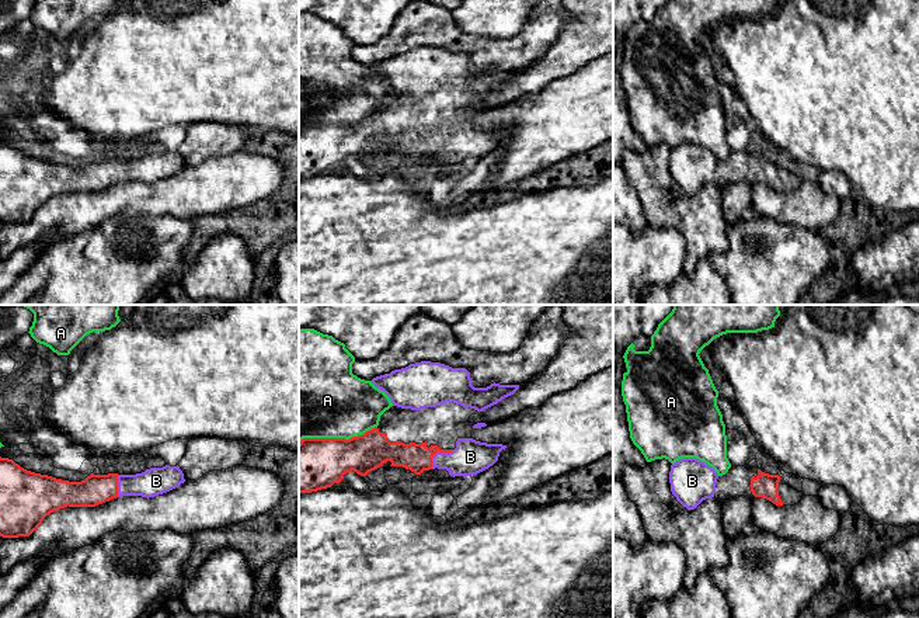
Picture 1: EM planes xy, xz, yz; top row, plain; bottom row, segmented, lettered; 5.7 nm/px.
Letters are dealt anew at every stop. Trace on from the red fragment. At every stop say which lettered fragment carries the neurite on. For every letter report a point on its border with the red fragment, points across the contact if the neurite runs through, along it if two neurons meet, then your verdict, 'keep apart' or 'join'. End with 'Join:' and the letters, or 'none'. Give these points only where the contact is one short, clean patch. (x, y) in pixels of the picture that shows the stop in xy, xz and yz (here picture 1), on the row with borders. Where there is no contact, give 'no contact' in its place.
A: xz (337, 438) | keep apart
B: xz (437, 451) | join
Join: B

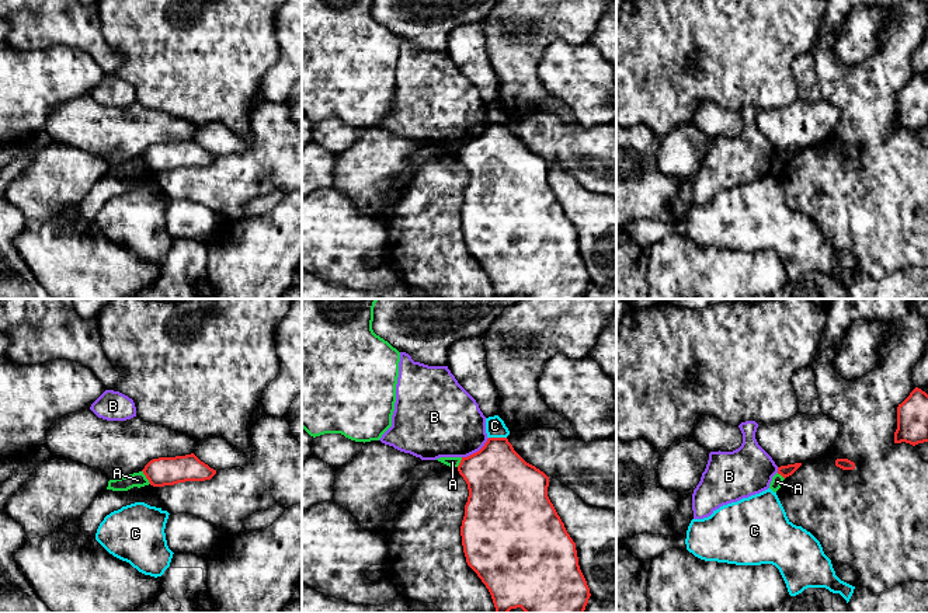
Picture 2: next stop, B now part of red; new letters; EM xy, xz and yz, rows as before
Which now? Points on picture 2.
A: xy (146, 477) | along xy (142, 470), (150, 483) | keep apart
B: xz (476, 452) | along xz (489, 438), (478, 450), (462, 457) | keep apart
C: xz (497, 438) | along xz (489, 436), (506, 438) | keep apart
Join: none

